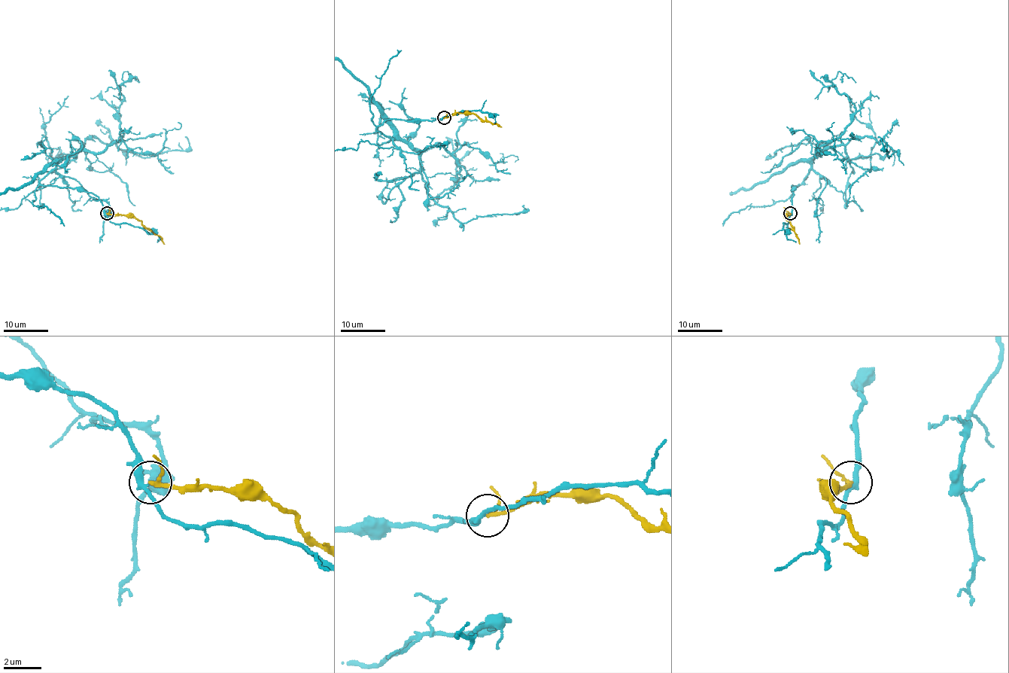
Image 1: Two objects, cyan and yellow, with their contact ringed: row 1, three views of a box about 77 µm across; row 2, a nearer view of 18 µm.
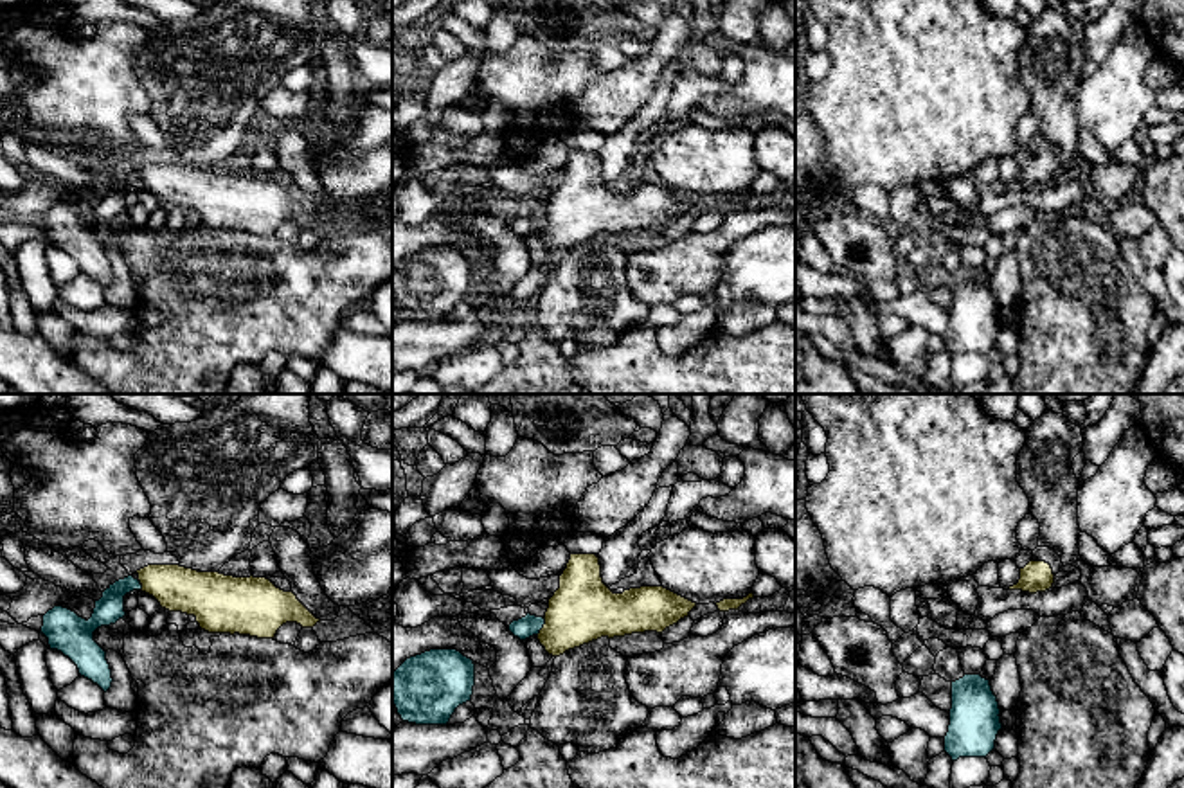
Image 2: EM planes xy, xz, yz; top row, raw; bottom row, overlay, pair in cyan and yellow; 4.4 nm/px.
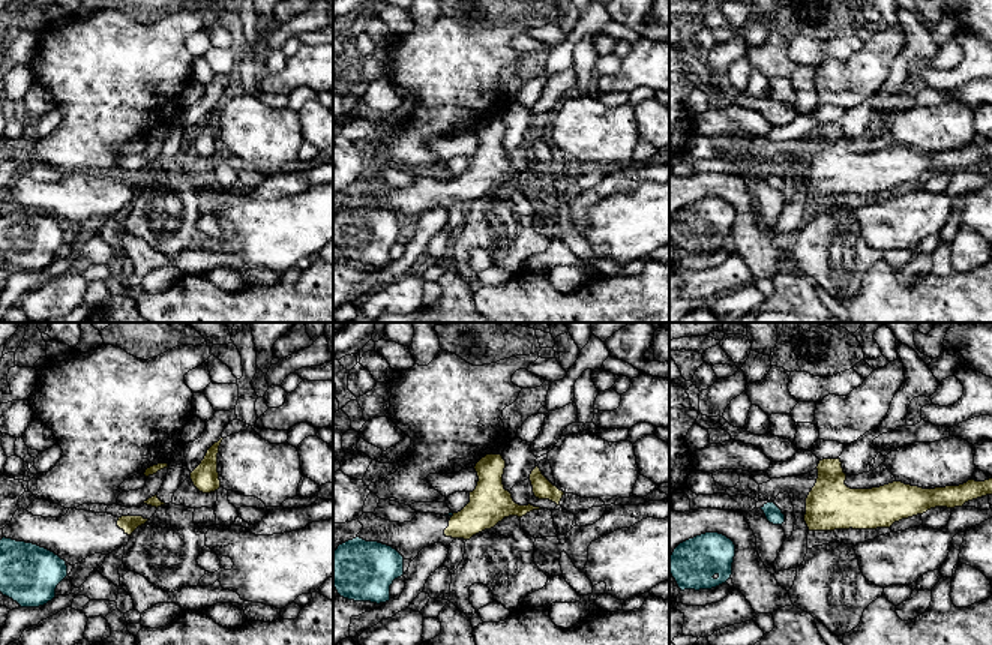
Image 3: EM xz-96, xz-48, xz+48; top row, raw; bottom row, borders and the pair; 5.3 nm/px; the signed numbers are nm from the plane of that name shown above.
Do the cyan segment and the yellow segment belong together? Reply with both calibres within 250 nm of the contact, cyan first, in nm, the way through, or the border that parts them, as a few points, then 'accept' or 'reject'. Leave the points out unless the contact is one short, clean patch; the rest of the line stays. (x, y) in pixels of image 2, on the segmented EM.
90/300 nm | along xz (544, 617), (544, 626), (537, 634) | reject

